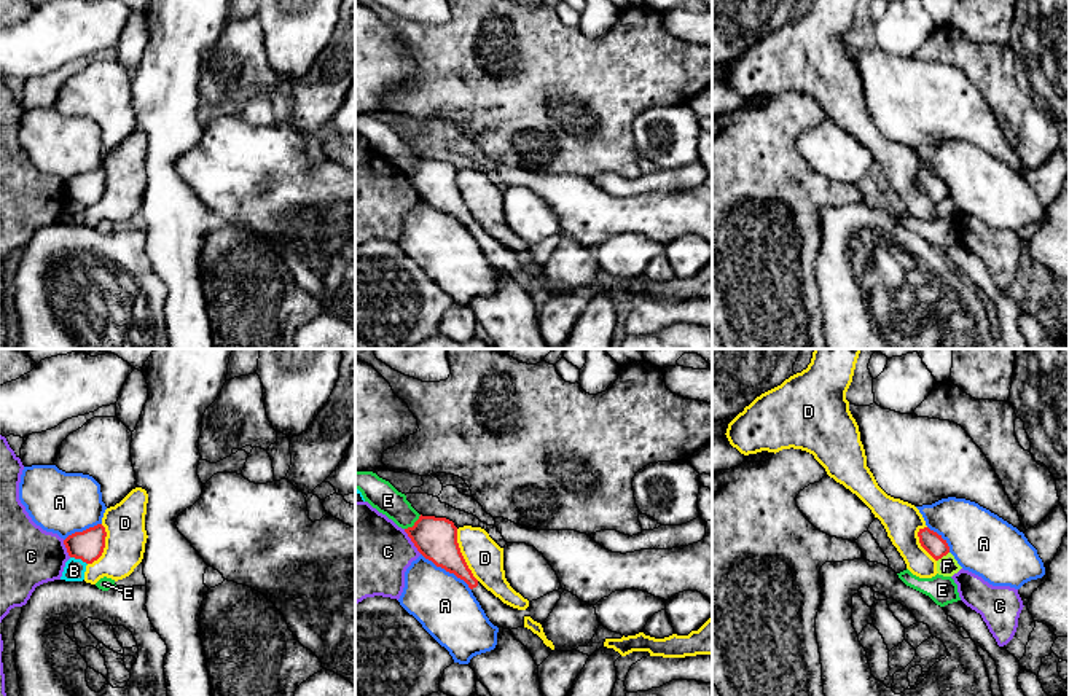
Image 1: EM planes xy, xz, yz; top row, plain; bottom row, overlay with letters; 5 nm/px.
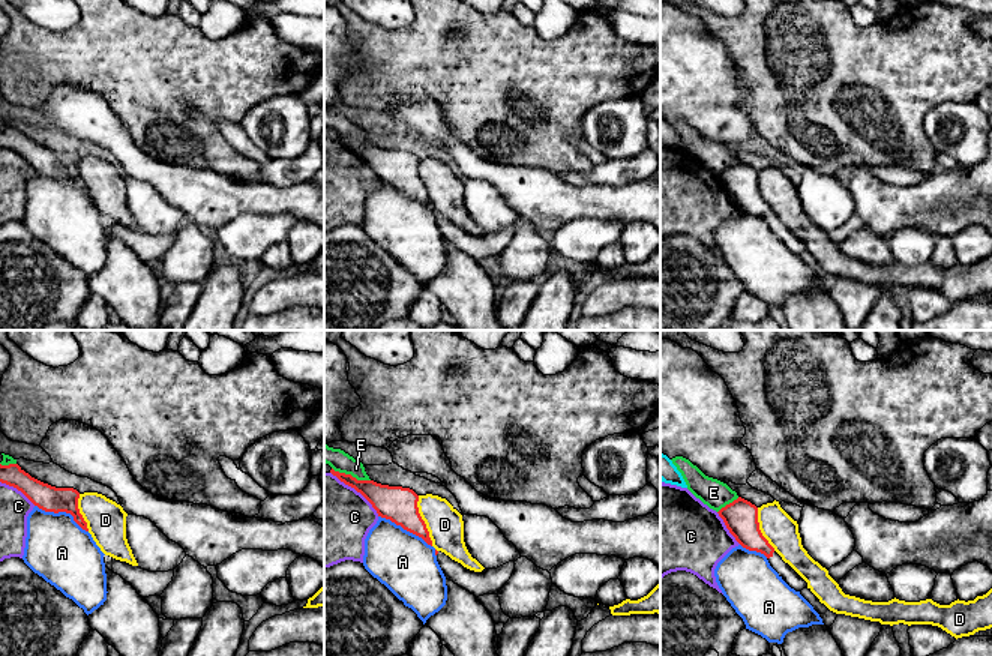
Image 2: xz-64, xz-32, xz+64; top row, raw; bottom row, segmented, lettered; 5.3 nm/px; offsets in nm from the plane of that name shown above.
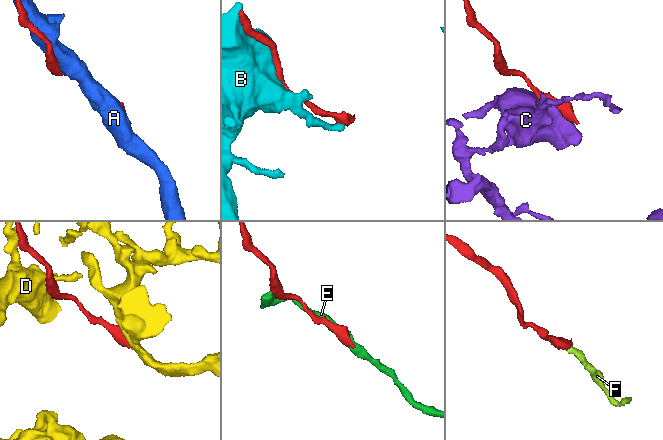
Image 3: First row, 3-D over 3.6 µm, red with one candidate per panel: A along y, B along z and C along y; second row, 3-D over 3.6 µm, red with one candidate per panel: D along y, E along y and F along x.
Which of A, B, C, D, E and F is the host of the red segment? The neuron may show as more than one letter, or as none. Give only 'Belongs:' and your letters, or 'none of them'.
Belongs: none of them

